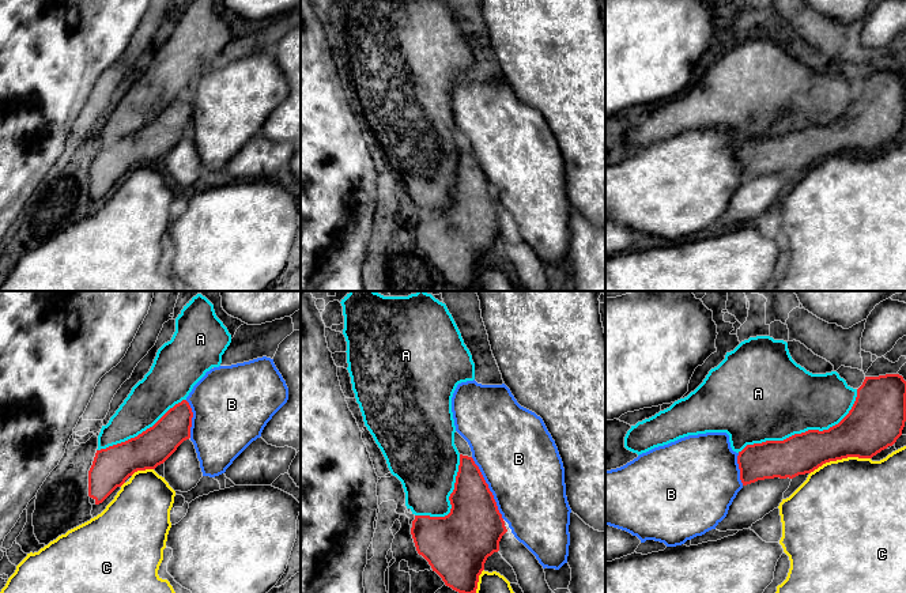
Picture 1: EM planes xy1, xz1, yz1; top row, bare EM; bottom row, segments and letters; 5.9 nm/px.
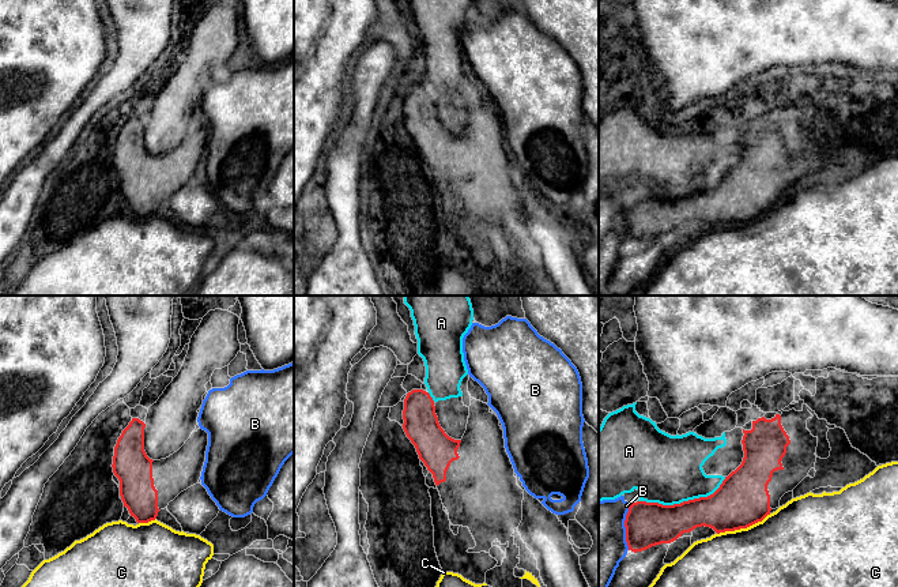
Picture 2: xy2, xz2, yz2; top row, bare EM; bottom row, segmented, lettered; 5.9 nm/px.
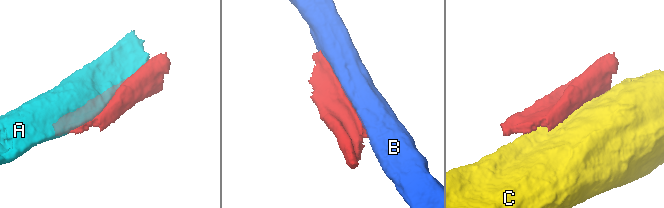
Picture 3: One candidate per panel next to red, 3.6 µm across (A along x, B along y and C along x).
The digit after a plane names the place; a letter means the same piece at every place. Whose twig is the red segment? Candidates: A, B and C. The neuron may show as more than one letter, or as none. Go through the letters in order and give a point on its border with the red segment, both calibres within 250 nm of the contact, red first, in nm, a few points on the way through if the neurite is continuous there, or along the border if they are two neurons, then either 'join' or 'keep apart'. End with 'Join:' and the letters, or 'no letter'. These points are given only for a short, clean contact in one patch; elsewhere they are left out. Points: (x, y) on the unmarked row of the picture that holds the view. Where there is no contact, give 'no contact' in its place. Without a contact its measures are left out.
A: yz1 (806, 127) | 240/460 nm | keep apart
B: xz1 (489, 184) | 340/460 nm | keep apart
C: yz1 (840, 154) | 300/500 nm | keep apart
Join: no letter

